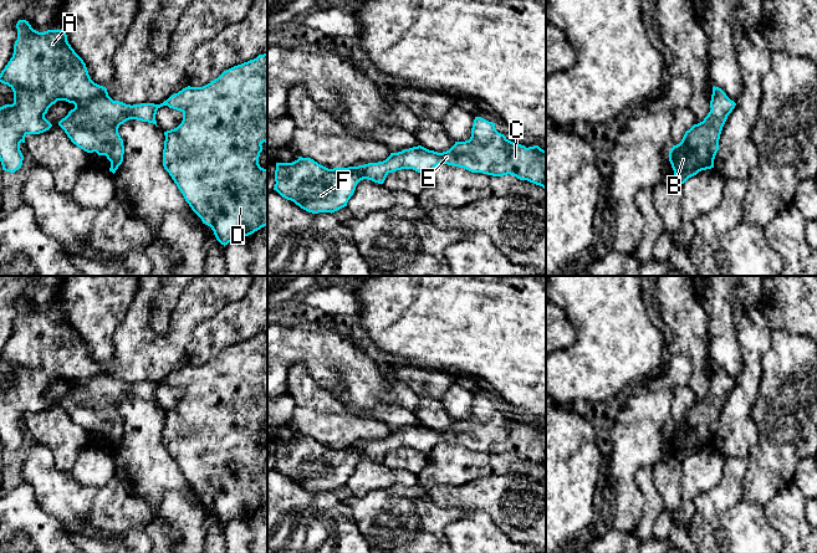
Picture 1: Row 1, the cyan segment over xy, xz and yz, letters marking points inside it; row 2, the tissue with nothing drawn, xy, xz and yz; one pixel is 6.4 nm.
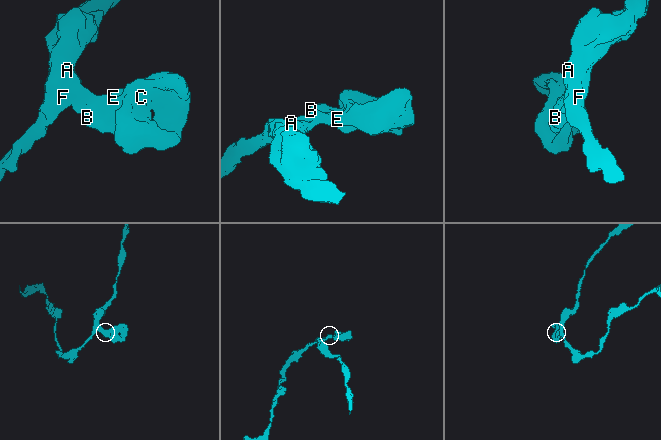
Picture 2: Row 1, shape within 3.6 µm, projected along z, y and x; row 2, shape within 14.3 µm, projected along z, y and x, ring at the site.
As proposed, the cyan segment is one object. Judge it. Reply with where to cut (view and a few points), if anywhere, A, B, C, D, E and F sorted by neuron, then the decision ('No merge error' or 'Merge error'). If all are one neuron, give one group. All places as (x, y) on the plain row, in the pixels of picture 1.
No split. Groups: A B C D E F. No merge error

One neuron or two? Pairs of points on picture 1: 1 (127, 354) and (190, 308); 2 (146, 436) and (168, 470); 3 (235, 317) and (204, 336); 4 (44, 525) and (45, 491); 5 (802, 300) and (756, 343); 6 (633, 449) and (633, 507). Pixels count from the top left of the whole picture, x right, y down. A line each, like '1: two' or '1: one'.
1: one
2: one
3: one
4: two
5: two
6: one

